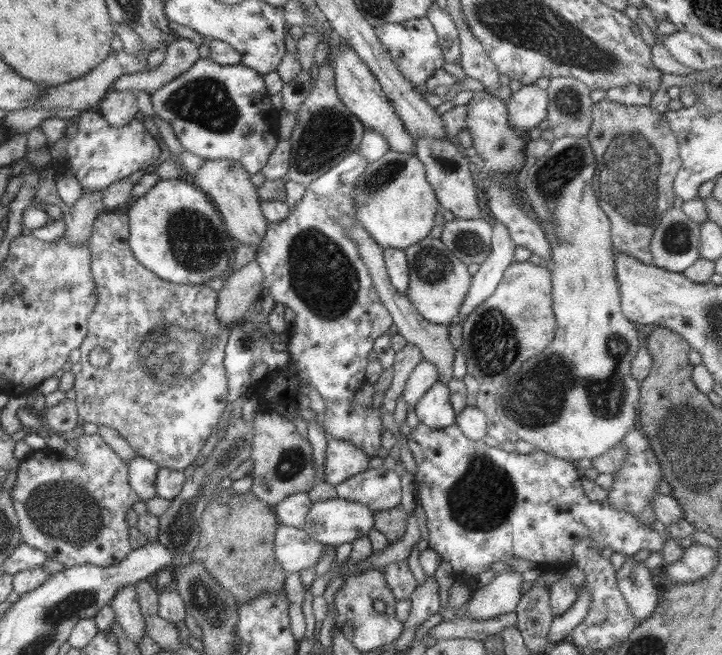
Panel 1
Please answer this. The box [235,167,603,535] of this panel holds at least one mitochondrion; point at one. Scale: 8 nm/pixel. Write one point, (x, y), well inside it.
(322, 275)

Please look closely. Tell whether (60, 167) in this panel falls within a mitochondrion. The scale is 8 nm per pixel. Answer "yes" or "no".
no

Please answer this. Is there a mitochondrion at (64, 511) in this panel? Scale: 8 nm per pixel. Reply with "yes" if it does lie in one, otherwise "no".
yes

